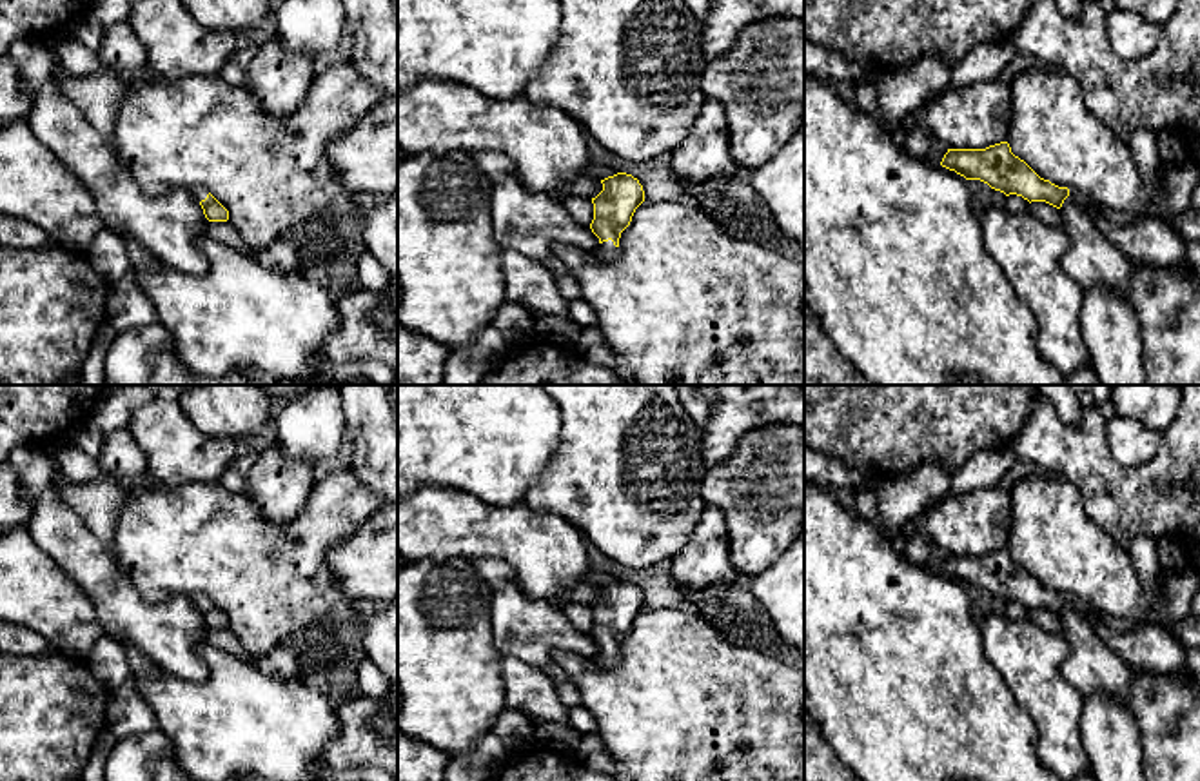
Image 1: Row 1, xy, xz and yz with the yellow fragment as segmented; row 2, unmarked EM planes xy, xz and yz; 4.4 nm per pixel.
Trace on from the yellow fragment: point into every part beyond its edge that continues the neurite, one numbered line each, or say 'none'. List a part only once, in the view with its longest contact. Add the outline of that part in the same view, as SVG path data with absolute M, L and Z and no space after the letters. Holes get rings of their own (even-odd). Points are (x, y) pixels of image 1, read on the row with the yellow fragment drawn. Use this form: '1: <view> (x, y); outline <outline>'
1: xz (607, 249); outline M608 240L608 242L599 243L597 254L599 254L603 260L612 262L612 260L617 258L619 247L615 247L612 240Z

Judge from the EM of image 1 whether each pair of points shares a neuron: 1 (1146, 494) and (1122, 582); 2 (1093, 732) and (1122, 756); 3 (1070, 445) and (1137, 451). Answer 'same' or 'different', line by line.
1: different
2: same
3: different

